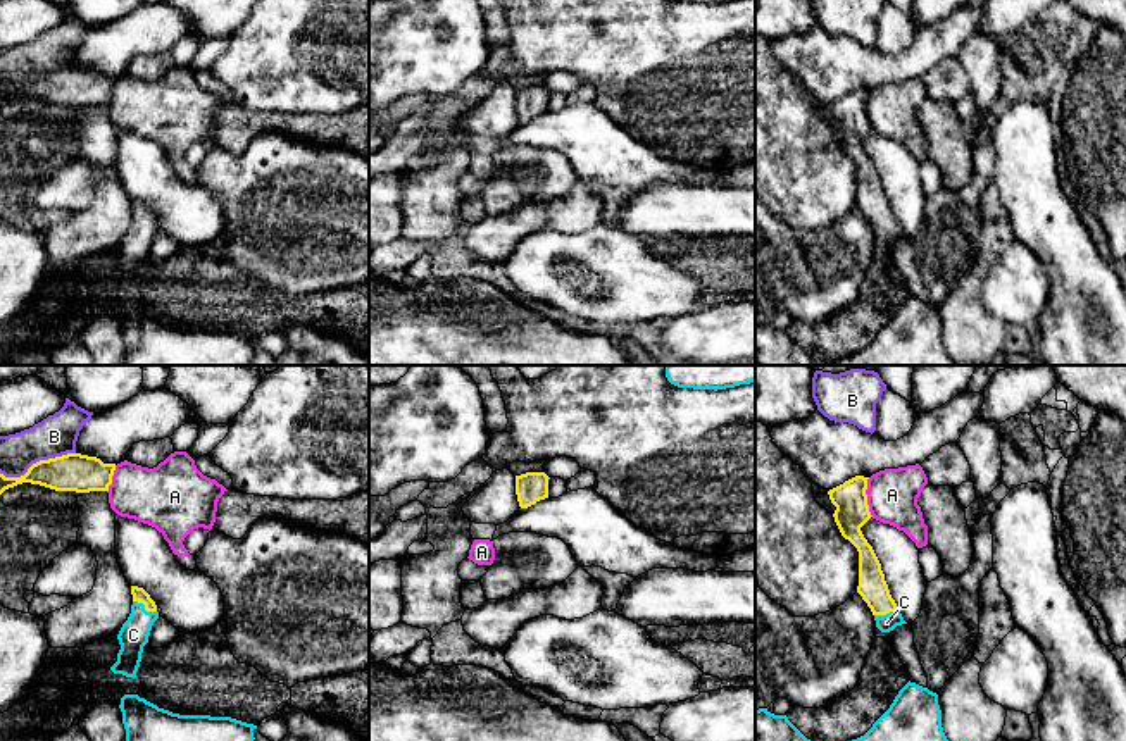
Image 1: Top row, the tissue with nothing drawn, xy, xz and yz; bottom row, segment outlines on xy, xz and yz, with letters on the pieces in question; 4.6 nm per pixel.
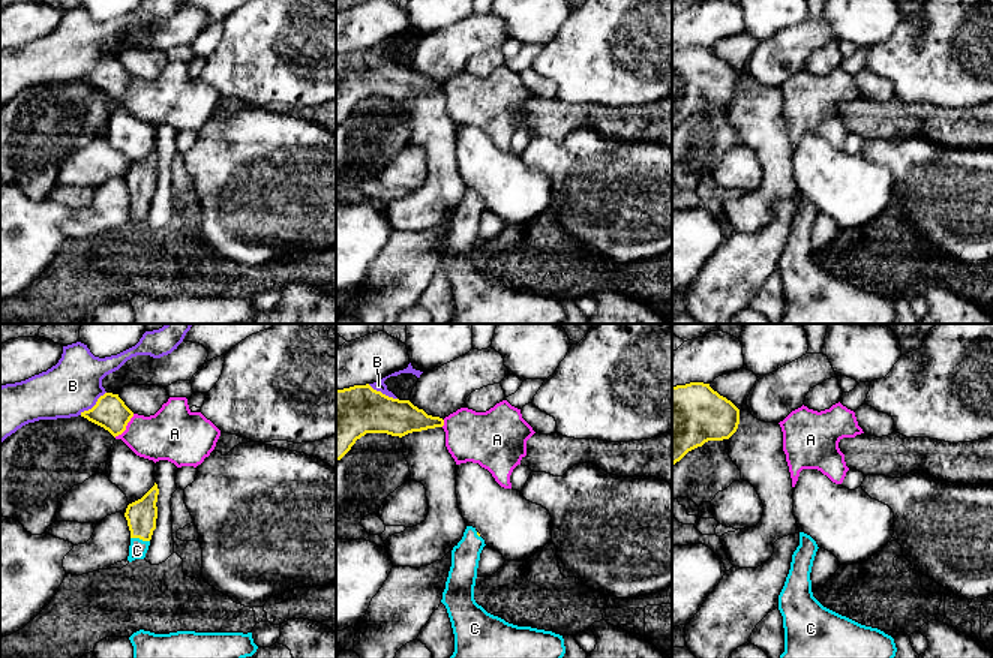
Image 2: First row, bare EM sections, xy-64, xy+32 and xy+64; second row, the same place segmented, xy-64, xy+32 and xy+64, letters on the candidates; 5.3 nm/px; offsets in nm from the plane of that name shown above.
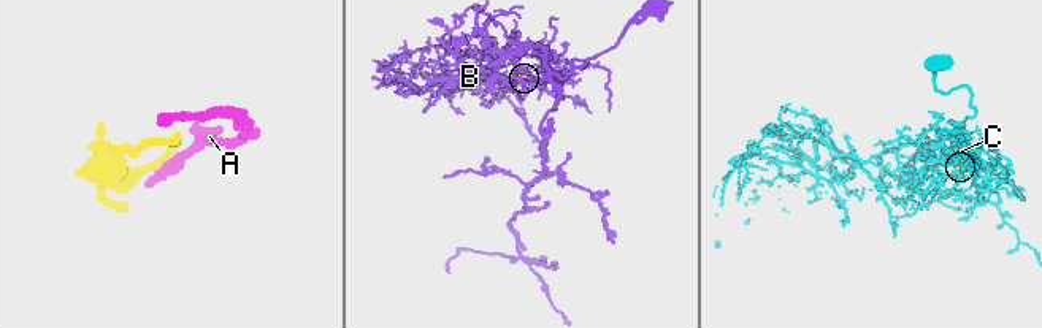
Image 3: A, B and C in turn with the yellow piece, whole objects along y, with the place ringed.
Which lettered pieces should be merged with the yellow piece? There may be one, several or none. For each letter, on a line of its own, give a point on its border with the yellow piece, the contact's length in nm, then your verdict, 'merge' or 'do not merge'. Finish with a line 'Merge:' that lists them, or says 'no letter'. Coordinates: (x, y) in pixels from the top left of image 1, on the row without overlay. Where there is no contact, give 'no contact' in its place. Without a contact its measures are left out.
A: meets yellow in yz at (866, 111); contact 190 nm long; do not merge
B: meets yellow in xy at (37, 76); contact 360 nm long; do not merge
C: meets yellow in xy at (145, 221); contact 130 nm long; merge
Merge: C

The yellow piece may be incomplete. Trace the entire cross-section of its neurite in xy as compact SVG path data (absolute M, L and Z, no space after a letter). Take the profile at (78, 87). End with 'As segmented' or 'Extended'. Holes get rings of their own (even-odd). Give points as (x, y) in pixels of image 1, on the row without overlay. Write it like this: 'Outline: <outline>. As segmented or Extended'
Outline: M67 67L33 78L21 91L0 88L0 109L22 97L40 98L55 105L109 105L116 78L103 78L97 71Z. As segmented

